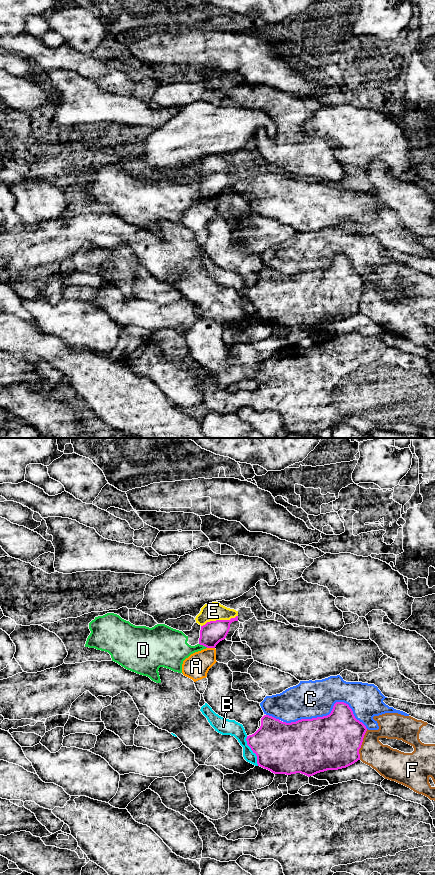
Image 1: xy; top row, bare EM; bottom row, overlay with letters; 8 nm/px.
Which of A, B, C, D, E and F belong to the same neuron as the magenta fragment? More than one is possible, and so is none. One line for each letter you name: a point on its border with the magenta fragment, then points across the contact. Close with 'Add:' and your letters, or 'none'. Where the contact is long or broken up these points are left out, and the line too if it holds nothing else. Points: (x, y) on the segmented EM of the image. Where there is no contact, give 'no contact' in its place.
E: meets magenta in xy at (219, 620)
Add: E

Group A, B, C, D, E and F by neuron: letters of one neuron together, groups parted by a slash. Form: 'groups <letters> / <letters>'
groups A / B F / C / D / E

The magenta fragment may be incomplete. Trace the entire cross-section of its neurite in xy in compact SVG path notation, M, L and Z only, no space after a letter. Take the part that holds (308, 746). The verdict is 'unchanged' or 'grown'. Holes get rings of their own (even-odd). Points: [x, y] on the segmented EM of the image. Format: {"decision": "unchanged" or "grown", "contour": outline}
{"decision": "unchanged", "contour": "M336 702L331 713L327 716L312 719L301 719L296 722L286 723L269 715L261 718L260 728L252 735L247 736L247 745L257 756L258 766L274 774L301 773L308 777L327 770L346 768L360 760L361 748L366 726L357 720L352 709L344 702Z"}

